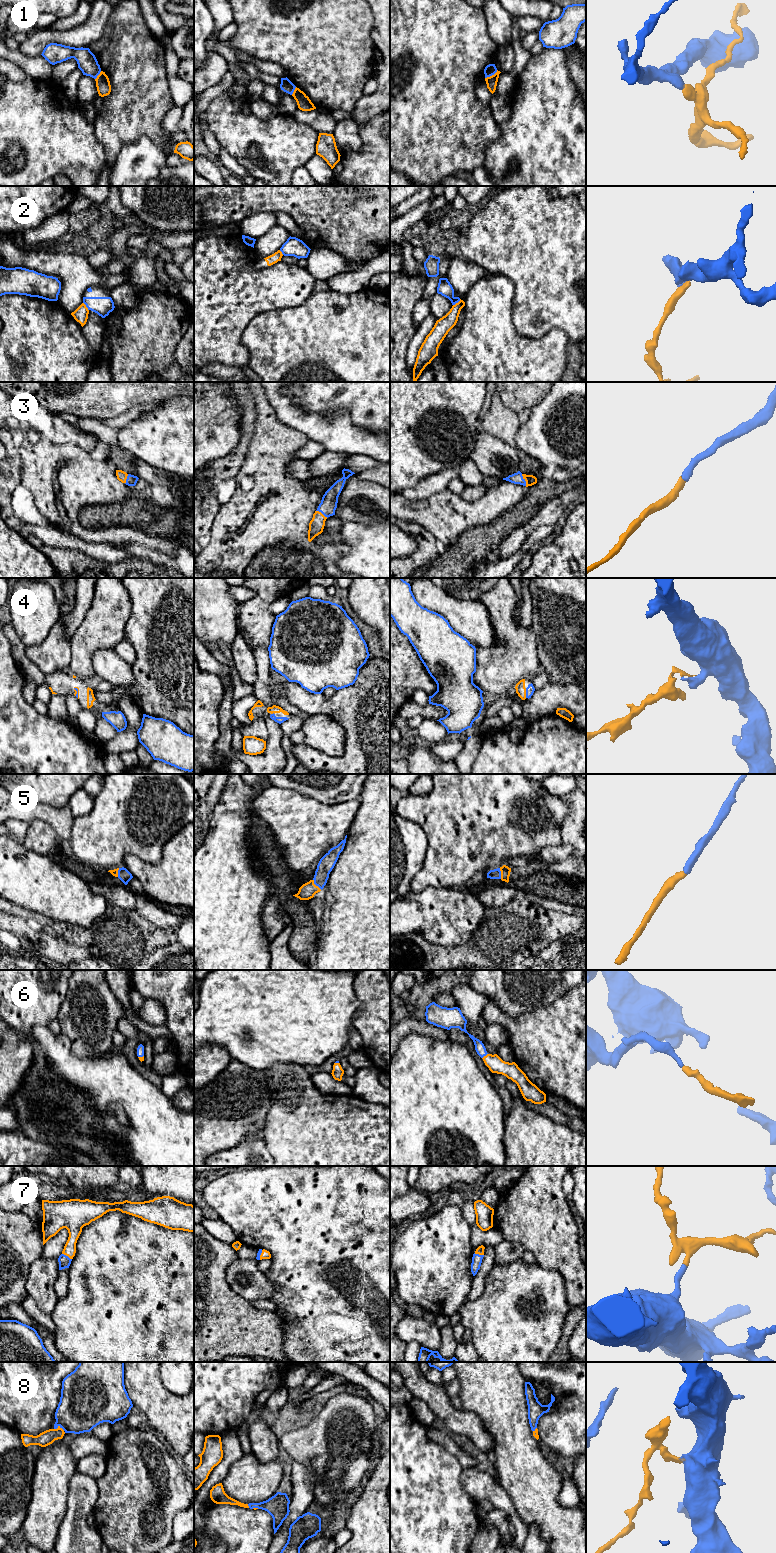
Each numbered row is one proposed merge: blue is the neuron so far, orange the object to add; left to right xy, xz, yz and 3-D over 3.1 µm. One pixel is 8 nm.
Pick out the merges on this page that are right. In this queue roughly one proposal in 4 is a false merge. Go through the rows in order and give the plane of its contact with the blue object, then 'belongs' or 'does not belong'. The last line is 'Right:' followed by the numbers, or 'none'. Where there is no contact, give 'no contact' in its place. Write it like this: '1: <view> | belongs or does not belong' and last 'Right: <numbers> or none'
1: yz | does not belong
2: yz | does not belong
3: yz | belongs
4: yz | belongs
5: xz | belongs
6: yz | belongs
7: xy | belongs
8: xy | belongs
Right: 3, 4, 5, 6, 7, 8

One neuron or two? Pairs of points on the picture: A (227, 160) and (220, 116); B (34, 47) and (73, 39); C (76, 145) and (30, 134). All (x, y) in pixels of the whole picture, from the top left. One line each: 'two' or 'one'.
A: two
B: one
C: one

